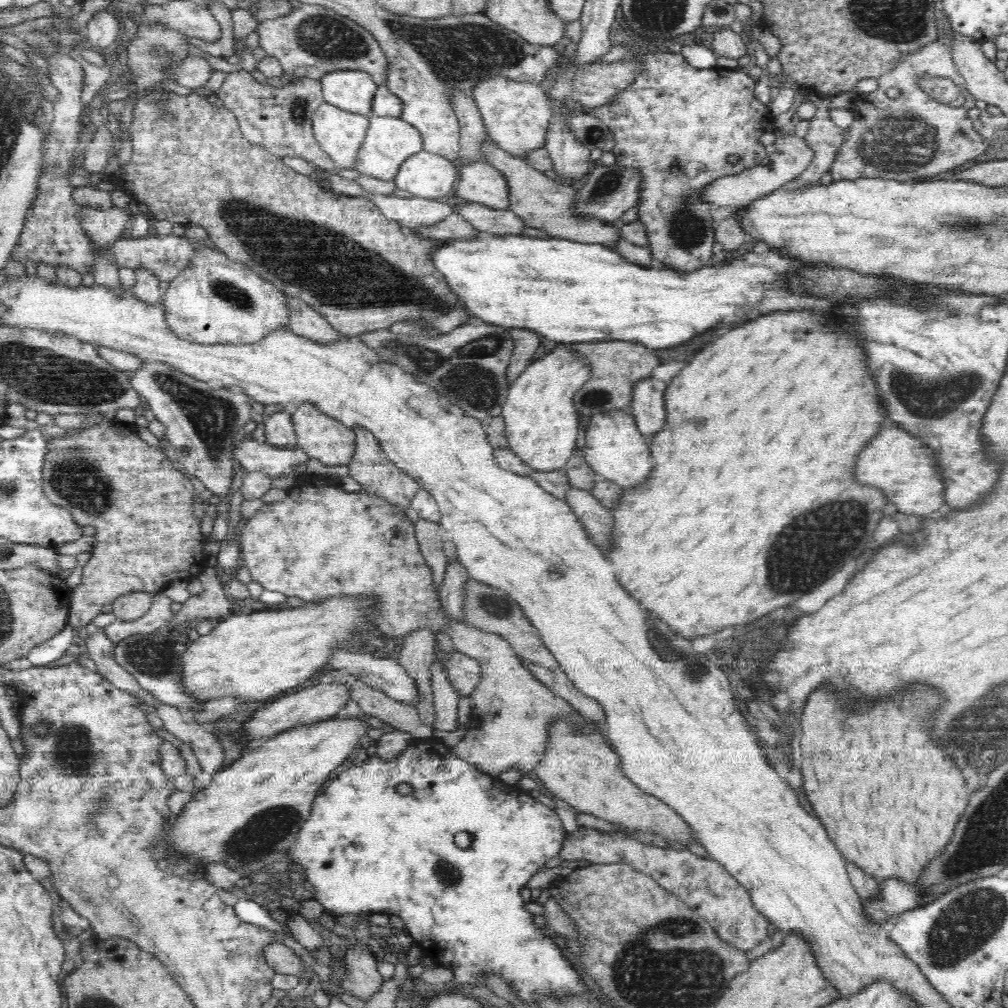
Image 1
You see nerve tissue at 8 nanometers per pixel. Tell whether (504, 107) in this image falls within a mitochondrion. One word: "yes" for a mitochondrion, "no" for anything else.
no

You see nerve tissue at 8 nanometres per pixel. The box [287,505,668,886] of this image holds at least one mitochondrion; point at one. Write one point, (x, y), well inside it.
(499, 607)

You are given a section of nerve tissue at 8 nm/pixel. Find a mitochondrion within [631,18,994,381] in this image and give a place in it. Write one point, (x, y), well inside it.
(899, 140)

